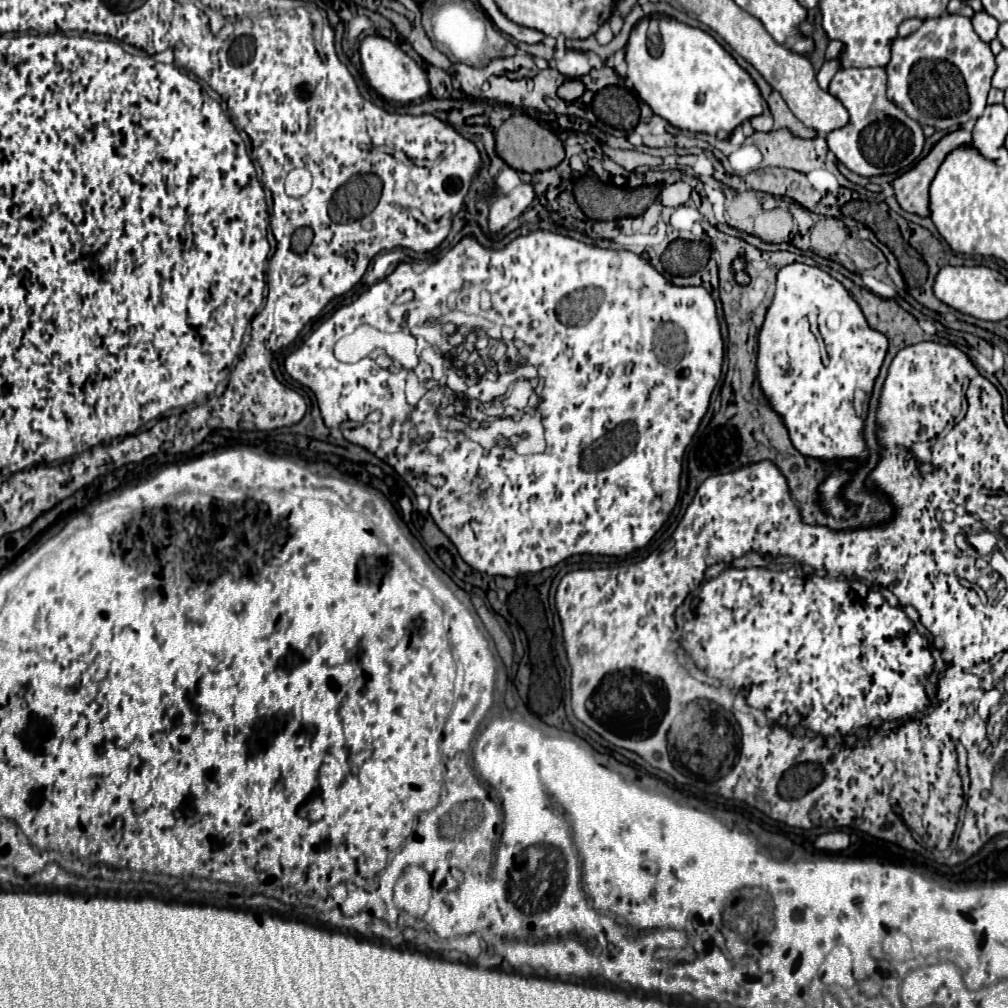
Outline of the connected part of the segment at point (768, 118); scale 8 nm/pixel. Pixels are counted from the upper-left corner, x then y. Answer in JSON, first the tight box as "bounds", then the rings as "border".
{"bounds":[750,111,772,133],"border":[[[768,111],[764,115],[760,115],[760,117],[754,117],[750,123],[752,123],[754,131],[762,131],[762,133],[770,133],[772,131],[772,115]]]}

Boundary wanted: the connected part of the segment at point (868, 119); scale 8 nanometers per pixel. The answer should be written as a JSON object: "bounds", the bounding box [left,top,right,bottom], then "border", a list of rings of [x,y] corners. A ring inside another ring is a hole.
{"bounds":[828,67,926,177],"border":[[[882,67],[840,69],[830,83],[830,93],[850,113],[848,125],[828,135],[828,147],[840,163],[862,177],[900,175],[914,167],[926,137],[918,121],[912,121],[900,107],[886,99],[886,71]]]}

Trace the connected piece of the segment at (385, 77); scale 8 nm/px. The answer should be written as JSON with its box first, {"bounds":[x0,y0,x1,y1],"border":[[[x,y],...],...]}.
{"bounds":[360,37,430,103],"border":[[[366,37],[360,43],[360,59],[362,59],[362,69],[370,87],[388,101],[410,103],[414,99],[428,95],[430,91],[426,71],[412,57],[408,57],[398,45],[390,43],[384,37]]]}

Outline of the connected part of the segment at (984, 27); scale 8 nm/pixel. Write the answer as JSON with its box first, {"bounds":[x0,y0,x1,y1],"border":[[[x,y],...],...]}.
{"bounds":[972,11,998,43],"border":[[[986,11],[976,13],[976,17],[972,19],[972,25],[974,25],[974,31],[978,33],[978,37],[980,37],[984,43],[990,43],[992,39],[996,39],[998,21],[996,21],[994,17],[990,17]]]}

